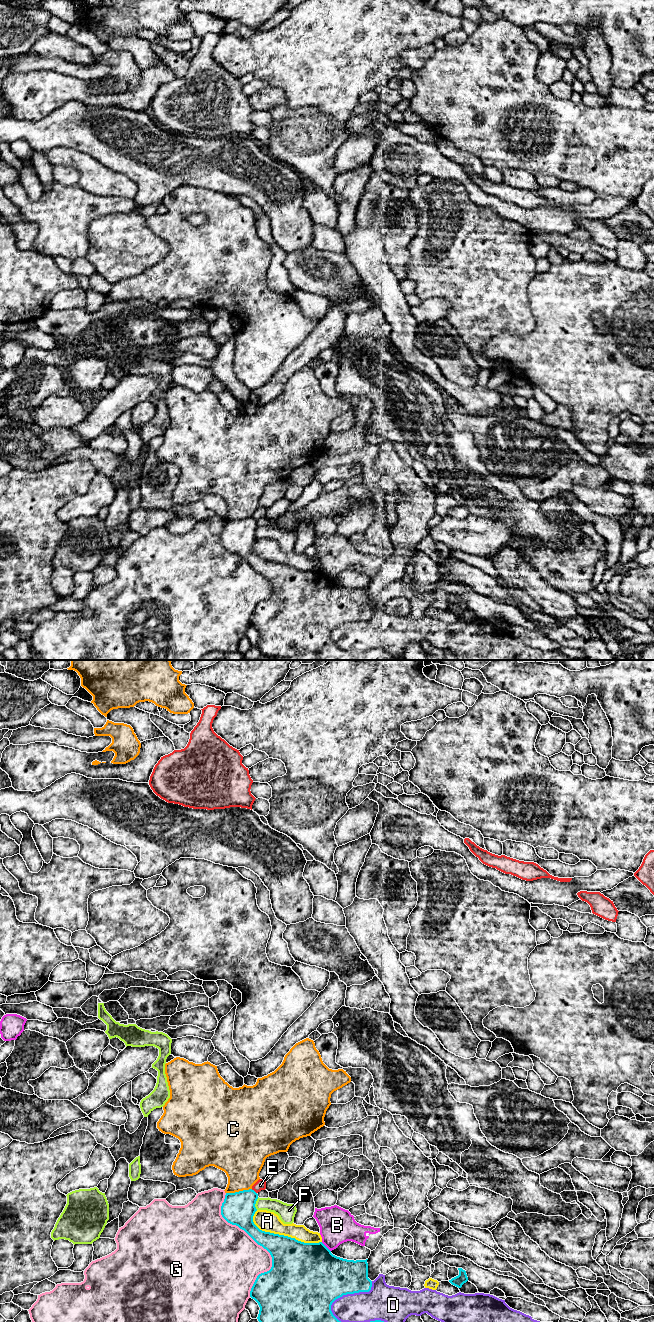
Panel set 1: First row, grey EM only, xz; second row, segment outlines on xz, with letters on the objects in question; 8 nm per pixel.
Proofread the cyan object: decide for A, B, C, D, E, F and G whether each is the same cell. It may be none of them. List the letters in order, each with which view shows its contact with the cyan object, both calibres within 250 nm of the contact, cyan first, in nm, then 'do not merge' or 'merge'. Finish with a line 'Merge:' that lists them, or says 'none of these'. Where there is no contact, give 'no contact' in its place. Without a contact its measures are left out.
A: xz | 360/170 nm | do not merge
B: xz | 480/280 nm | do not merge
C: xz | 260/340 nm | do not merge
D: xz | 240/280 nm | do not merge
E: xz | 260/80 nm | do not merge
F: xz | 260/130 nm | do not merge
G: xz | 260/480 nm | do not merge
Merge: none of these

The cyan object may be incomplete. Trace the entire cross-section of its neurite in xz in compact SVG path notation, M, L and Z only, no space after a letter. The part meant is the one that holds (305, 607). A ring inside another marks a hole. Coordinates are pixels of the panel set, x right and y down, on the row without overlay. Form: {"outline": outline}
{"outline": "M252 518L226 521L221 534L222 545L244 558L272 585L269 599L257 604L250 625L259 635L258 649L263 655L278 655L293 660L392 660L386 650L375 648L365 651L339 649L331 639L332 631L347 622L369 620L372 609L368 606L367 588L347 588L337 585L322 571L304 571L284 563L260 558L253 550L257 539L258 522Z"}

